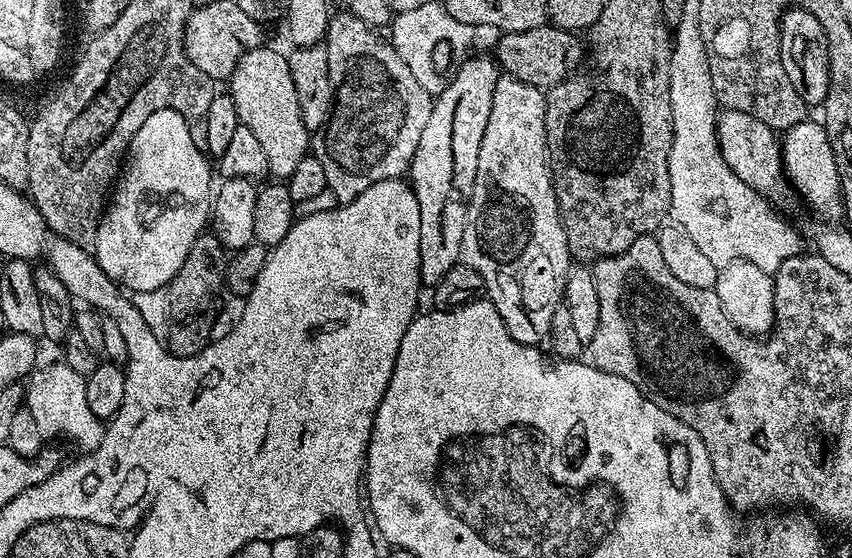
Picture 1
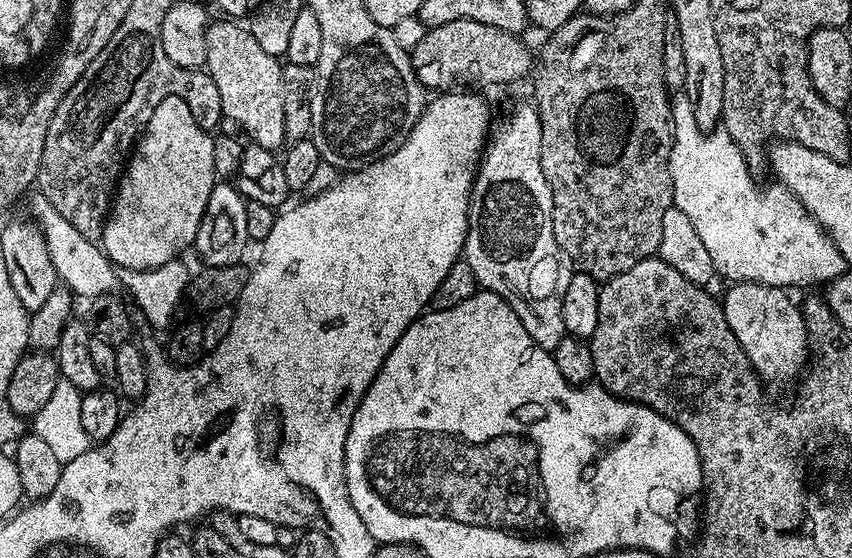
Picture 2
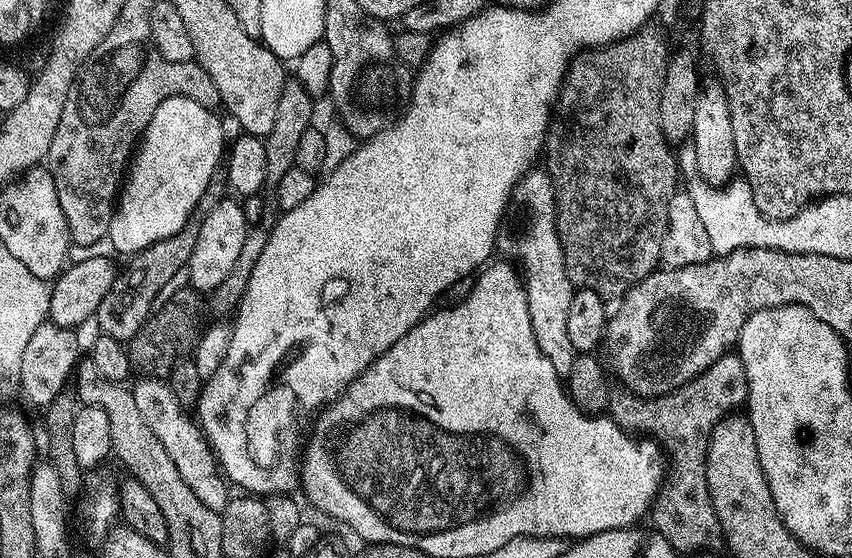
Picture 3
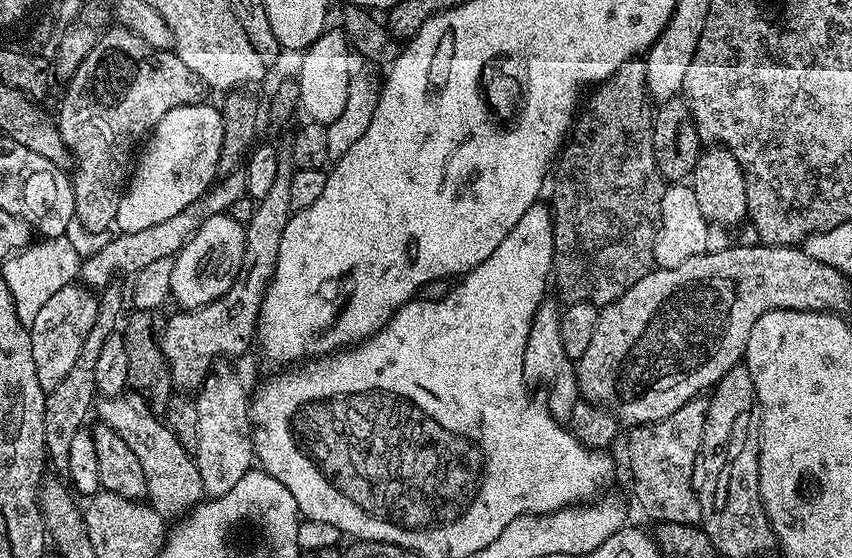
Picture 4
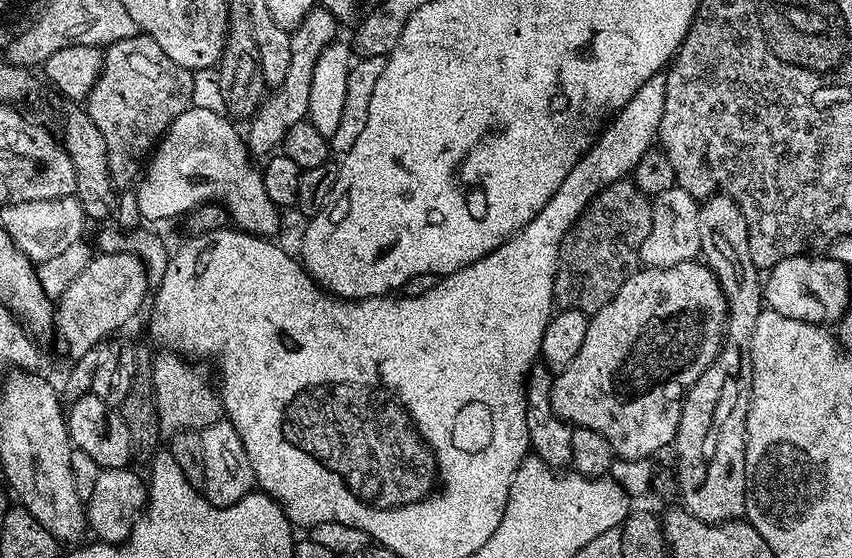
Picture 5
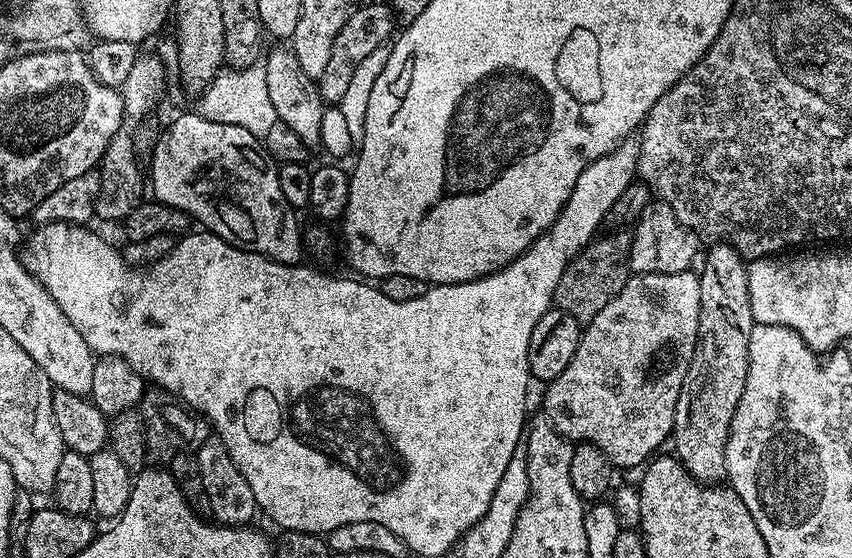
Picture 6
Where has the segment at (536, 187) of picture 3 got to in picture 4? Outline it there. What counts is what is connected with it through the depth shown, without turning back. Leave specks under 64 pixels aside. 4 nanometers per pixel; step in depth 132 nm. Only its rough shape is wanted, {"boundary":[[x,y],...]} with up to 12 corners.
{"boundary":[[545,302],[526,338],[524,378],[548,412],[571,421],[581,395],[562,346],[559,307]]}

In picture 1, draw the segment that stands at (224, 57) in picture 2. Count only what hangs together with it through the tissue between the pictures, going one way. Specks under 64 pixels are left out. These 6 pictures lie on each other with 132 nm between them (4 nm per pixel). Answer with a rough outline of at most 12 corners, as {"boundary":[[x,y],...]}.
{"boundary":[[267,46],[236,63],[230,91],[268,172],[309,155],[287,55]]}

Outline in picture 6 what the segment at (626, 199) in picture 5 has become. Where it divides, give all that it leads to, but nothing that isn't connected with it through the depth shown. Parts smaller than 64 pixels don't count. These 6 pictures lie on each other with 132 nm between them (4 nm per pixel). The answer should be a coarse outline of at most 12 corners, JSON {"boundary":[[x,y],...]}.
{"boundary":[[632,232],[597,235],[558,278],[581,326],[626,286]]}

